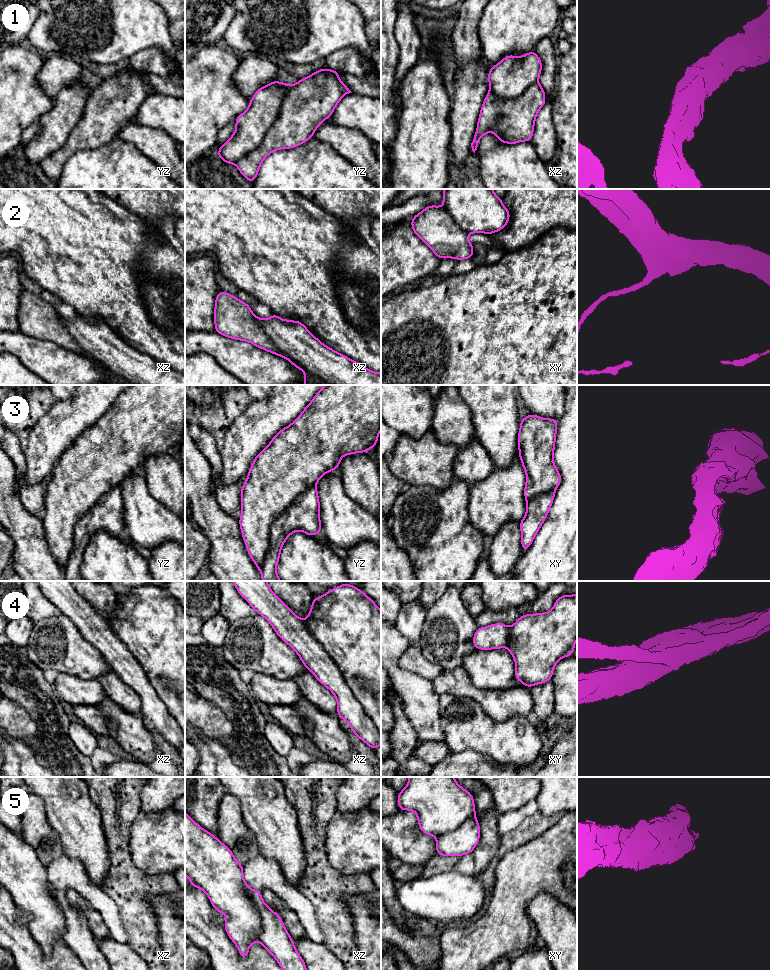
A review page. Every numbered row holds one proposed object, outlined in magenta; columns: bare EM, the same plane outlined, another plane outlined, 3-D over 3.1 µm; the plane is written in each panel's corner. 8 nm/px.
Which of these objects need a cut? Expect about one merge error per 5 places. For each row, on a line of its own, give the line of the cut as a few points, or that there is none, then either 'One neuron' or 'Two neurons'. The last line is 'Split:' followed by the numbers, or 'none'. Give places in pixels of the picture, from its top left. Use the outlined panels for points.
1: No split. One neuron
2: No split. One neuron
3: No split. One neuron
4: No split. One neuron
5: No split. One neuron
Split: none

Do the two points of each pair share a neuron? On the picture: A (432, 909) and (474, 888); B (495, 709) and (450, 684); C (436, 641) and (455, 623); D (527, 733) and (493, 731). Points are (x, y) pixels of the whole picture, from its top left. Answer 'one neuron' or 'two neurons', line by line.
A: one neuron
B: one neuron
C: one neuron
D: one neuron

